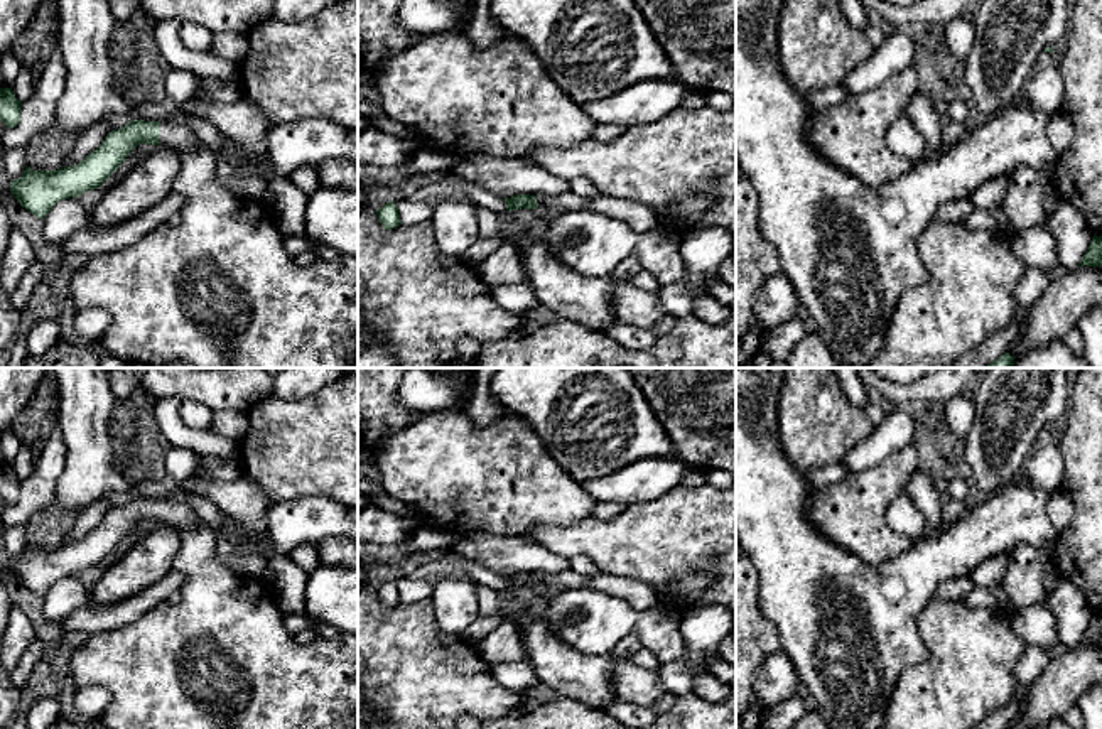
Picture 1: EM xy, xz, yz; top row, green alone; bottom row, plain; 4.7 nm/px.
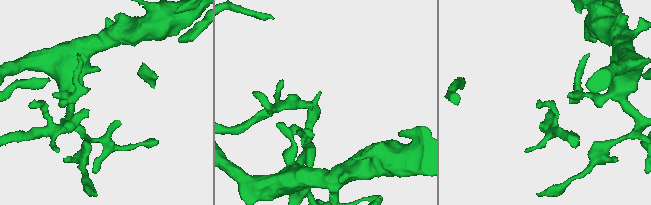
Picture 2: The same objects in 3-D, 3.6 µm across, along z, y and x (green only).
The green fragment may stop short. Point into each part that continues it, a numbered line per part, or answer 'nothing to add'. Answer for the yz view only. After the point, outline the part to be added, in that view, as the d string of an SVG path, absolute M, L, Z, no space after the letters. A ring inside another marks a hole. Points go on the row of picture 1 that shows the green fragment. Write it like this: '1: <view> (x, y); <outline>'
nothing to add

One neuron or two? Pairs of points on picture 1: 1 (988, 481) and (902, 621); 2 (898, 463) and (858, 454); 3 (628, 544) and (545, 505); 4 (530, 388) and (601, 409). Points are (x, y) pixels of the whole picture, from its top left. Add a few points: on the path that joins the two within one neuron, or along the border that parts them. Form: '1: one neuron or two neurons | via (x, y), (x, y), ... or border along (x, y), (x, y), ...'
1: two neurons | border along (1010, 481), (996, 493), (983, 498)
2: two neurons | border along (915, 444), (849, 475)
3: two neurons | border along (591, 515), (564, 527), (540, 527)
4: one neuron | via (549, 417), (576, 444), (599, 444), (606, 437)

